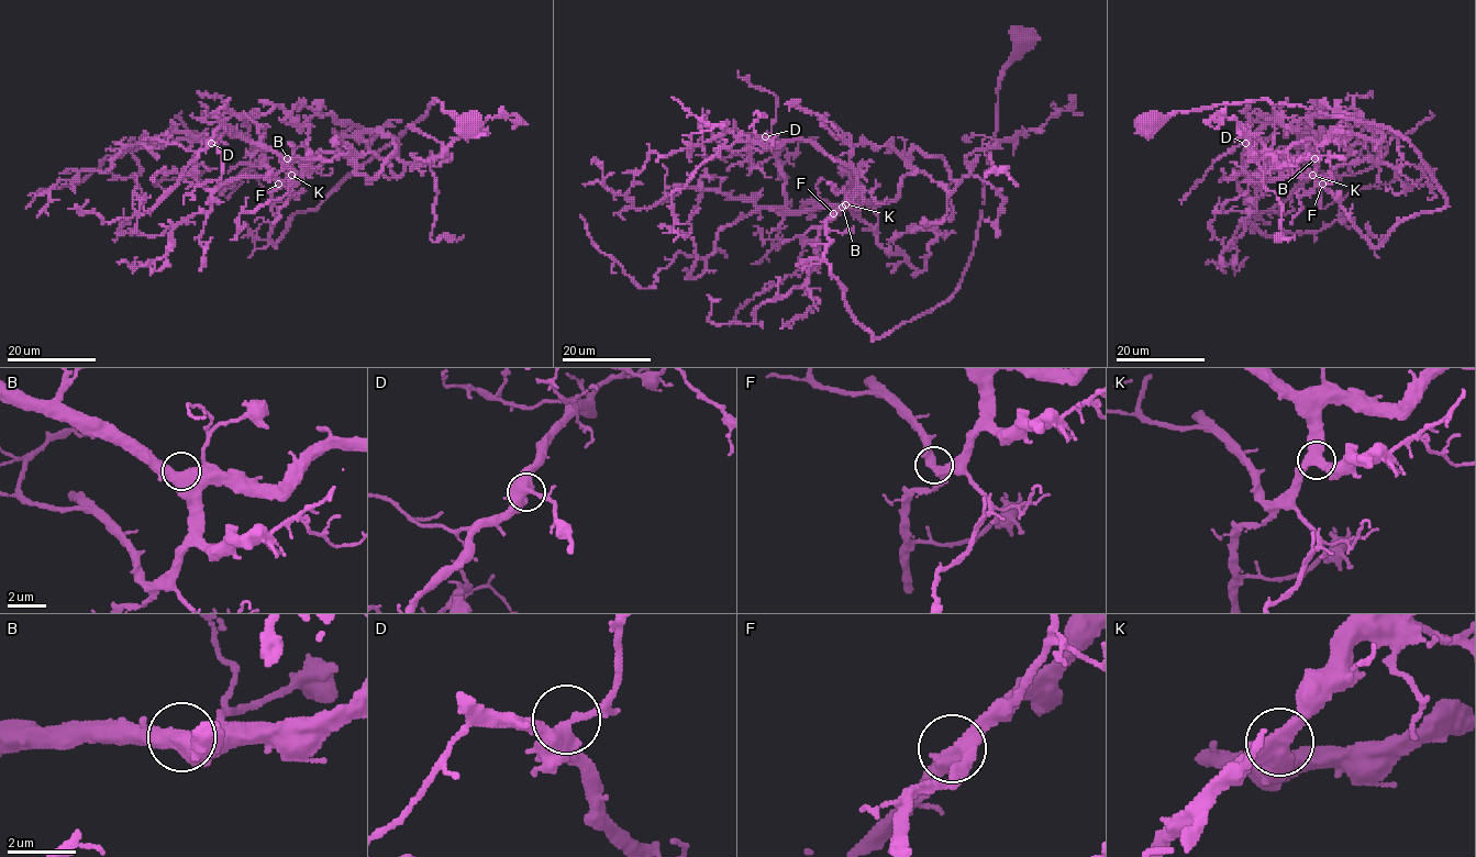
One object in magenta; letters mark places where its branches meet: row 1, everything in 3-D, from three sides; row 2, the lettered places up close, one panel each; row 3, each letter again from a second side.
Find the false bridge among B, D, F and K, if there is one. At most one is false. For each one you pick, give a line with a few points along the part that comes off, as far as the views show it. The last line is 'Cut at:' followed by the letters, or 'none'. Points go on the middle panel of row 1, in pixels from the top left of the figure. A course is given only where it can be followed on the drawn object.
Cut at: none

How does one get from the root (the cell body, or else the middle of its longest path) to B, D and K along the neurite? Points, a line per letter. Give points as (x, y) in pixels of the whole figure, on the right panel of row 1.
B: (1150, 121), (1268, 99), (1385, 125), (1416, 149), (1446, 204), (1404, 219), (1374, 247), (1318, 182), (1314, 158)
D: (1150, 121), (1268, 99), (1385, 125), (1446, 204), (1374, 247), (1318, 182), (1316, 134), (1265, 123), (1245, 143)
K: (1150, 121), (1178, 111), (1268, 99), (1385, 125), (1416, 149), (1446, 204), (1404, 219), (1374, 247), (1312, 175)

